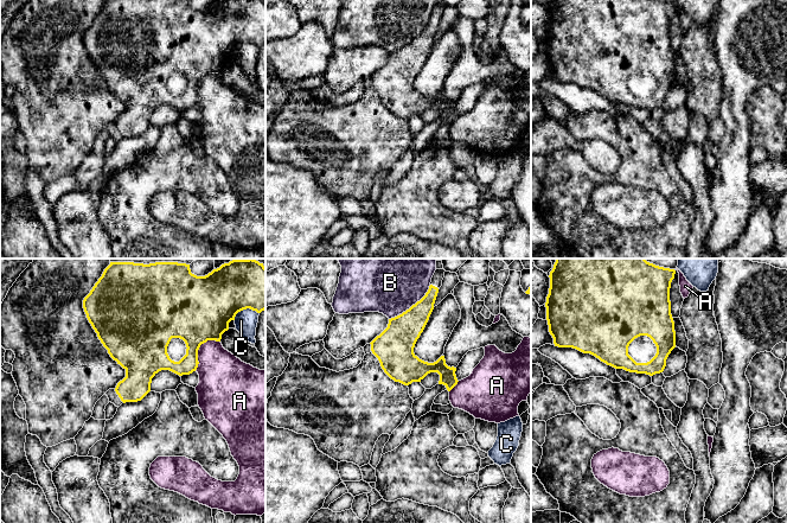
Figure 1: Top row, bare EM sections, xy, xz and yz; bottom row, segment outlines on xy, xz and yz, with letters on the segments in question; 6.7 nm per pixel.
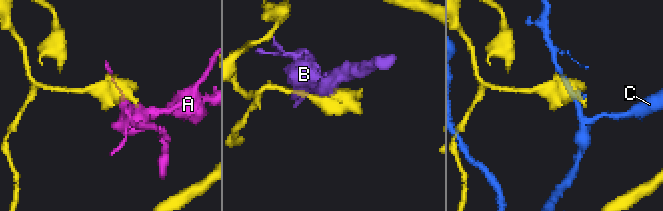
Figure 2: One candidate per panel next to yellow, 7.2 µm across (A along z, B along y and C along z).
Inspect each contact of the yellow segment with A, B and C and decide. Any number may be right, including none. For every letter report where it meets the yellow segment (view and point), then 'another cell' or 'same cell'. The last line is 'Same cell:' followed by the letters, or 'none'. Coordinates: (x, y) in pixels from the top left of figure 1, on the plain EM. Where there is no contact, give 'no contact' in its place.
A: contact xy (198, 83); another cell
B: contact xz (413, 39); another cell
C: contact xy (244, 43); another cell
Same cell: none

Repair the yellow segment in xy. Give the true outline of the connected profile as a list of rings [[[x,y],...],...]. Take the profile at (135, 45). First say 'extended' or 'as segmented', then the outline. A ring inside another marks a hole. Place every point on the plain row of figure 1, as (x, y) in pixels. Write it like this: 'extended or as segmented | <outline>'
extended | [[[108,0],[84,32],[83,43],[110,91],[126,104],[116,128],[123,138],[137,136],[151,126],[152,113],[159,106],[169,104],[179,110],[196,106],[200,79],[207,75],[220,76],[238,46],[265,44],[265,1],[220,0],[205,11],[197,11],[190,0]]]

